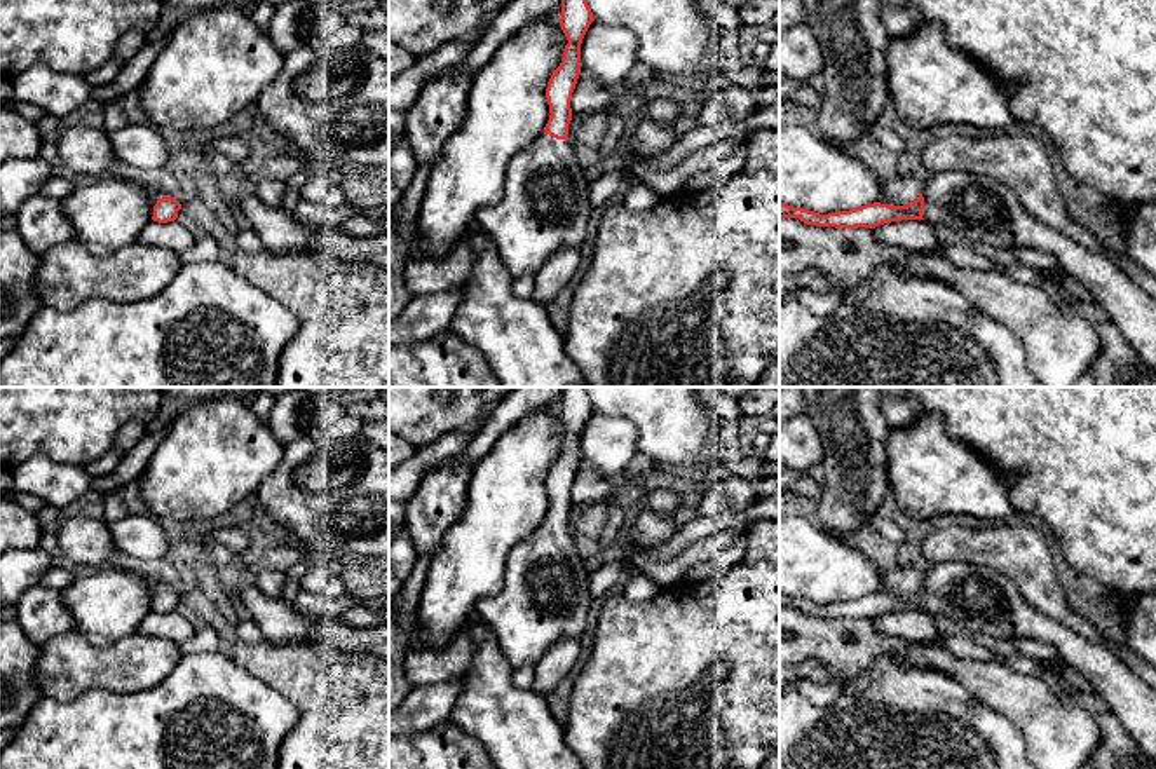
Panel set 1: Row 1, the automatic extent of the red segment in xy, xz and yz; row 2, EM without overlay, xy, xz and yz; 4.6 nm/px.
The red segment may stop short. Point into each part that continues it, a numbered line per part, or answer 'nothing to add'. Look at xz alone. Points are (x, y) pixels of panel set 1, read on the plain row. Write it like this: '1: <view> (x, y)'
1: xz (544, 598)

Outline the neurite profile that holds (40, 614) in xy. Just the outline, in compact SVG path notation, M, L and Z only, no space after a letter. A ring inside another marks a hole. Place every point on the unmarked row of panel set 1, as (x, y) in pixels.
M42 582L28 588L16 603L16 623L37 645L75 629L75 617L61 602L61 591Z

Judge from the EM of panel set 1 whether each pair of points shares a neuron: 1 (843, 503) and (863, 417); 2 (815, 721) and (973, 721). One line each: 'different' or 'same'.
1: same
2: same

